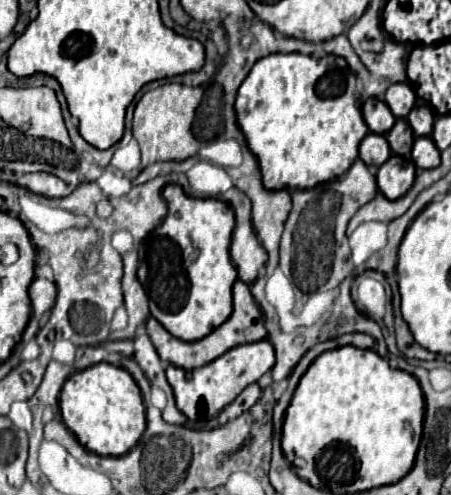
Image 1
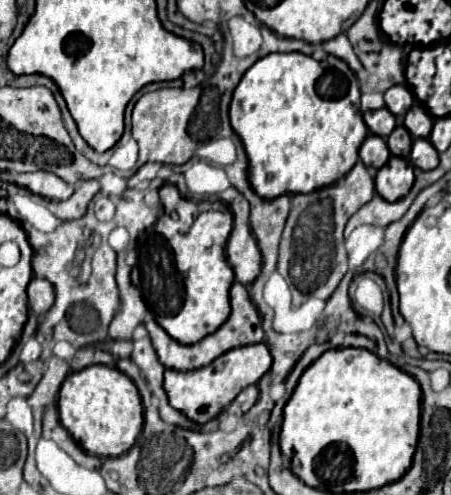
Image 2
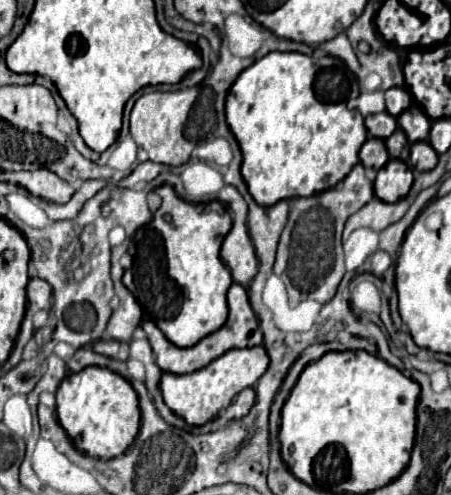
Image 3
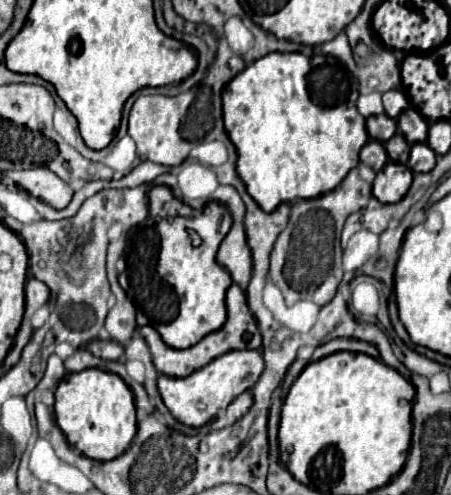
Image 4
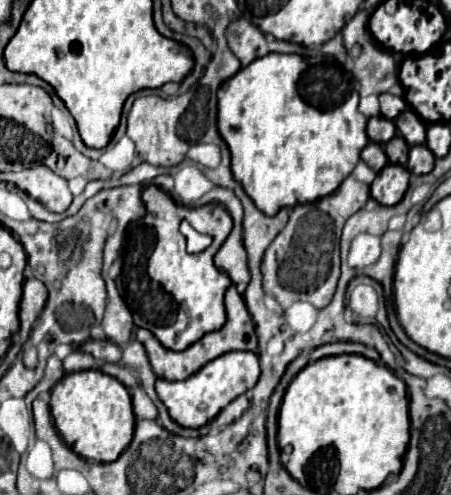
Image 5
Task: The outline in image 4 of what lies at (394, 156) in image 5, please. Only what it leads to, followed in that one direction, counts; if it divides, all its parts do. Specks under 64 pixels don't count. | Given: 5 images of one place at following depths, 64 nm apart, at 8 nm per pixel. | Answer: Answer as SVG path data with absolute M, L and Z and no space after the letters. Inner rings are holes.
M400 132L396 136L392 136L392 140L388 140L384 146L386 146L386 152L392 162L400 162L400 164L408 162L410 144L408 144L408 140L404 140L404 136L400 136Z

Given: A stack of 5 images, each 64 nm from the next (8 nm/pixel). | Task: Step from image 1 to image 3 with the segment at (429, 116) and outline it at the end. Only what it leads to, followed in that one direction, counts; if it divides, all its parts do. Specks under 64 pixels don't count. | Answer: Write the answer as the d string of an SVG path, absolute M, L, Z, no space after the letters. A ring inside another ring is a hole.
M412 106L406 112L402 112L398 116L398 124L402 126L402 130L406 132L410 142L418 142L418 140L426 140L428 138L428 128L430 128L430 120L426 114L422 114L424 110L420 106Z

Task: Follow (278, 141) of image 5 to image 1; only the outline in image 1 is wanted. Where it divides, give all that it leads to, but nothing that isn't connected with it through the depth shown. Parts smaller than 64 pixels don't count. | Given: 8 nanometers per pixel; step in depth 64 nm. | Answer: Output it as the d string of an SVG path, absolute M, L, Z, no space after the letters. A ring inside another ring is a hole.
M292 52L260 58L238 90L236 114L248 148L260 162L262 182L272 190L306 190L342 176L358 158L358 146L368 134L362 118L362 98L356 92L356 76L340 56L314 58Z

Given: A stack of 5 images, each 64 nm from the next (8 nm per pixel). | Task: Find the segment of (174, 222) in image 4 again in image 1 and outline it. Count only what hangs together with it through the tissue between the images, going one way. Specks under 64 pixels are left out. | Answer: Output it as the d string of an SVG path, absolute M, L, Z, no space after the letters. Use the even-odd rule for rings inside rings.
M168 184L162 196L168 202L168 214L142 244L138 278L148 292L152 316L172 336L194 342L232 314L232 286L238 280L228 252L234 210L218 198L190 198L178 184Z

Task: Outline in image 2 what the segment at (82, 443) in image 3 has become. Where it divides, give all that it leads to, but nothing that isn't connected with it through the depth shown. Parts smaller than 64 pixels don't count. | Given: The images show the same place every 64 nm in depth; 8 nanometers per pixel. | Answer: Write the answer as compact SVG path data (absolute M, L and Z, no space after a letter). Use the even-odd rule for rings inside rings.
M94 364L68 374L58 396L58 414L72 438L94 456L120 456L128 452L144 422L138 388L124 372L106 364Z

